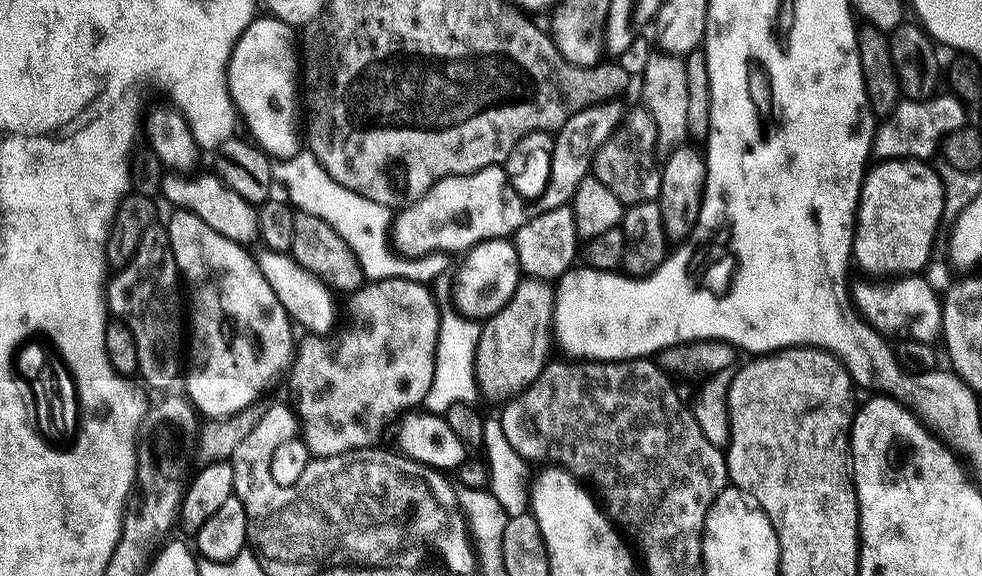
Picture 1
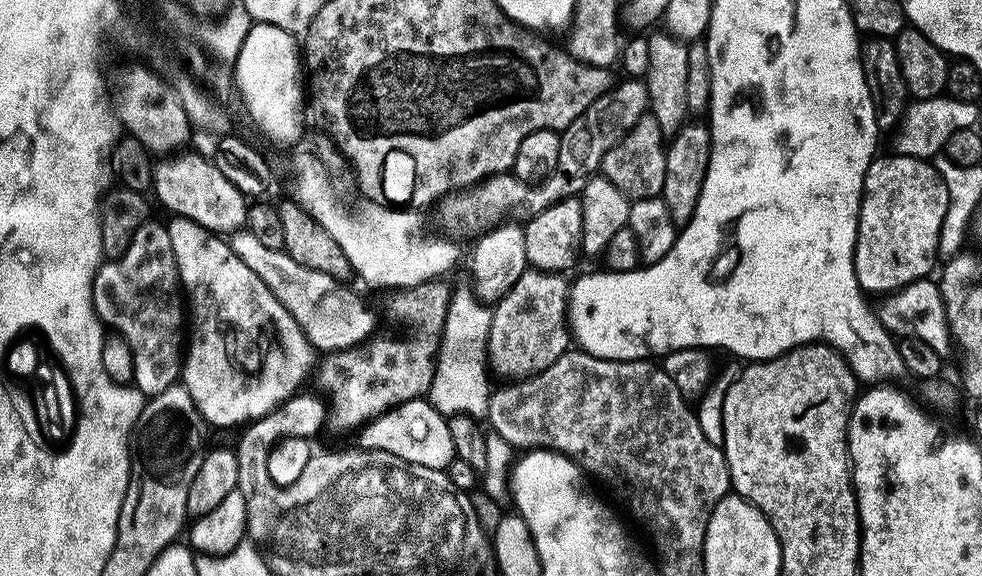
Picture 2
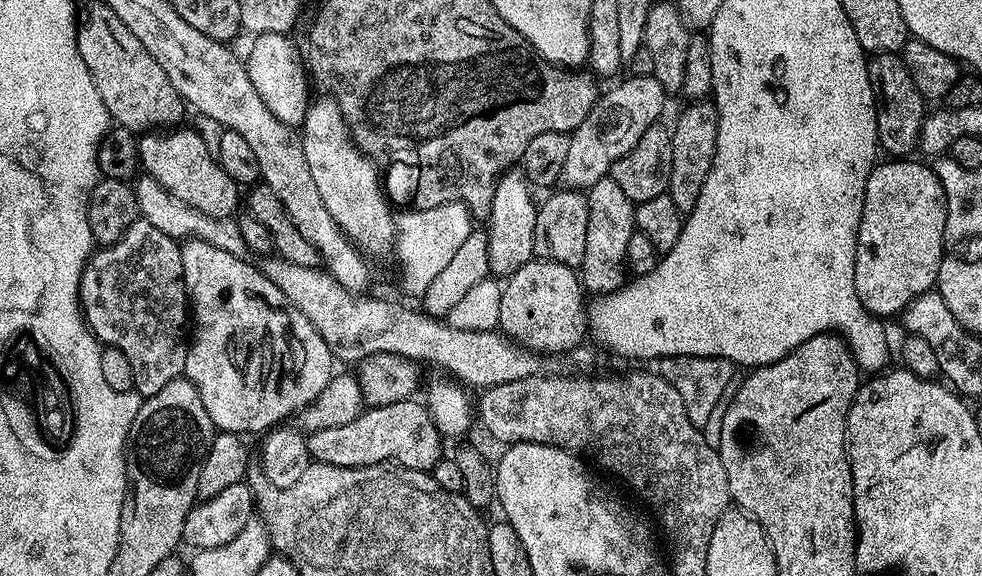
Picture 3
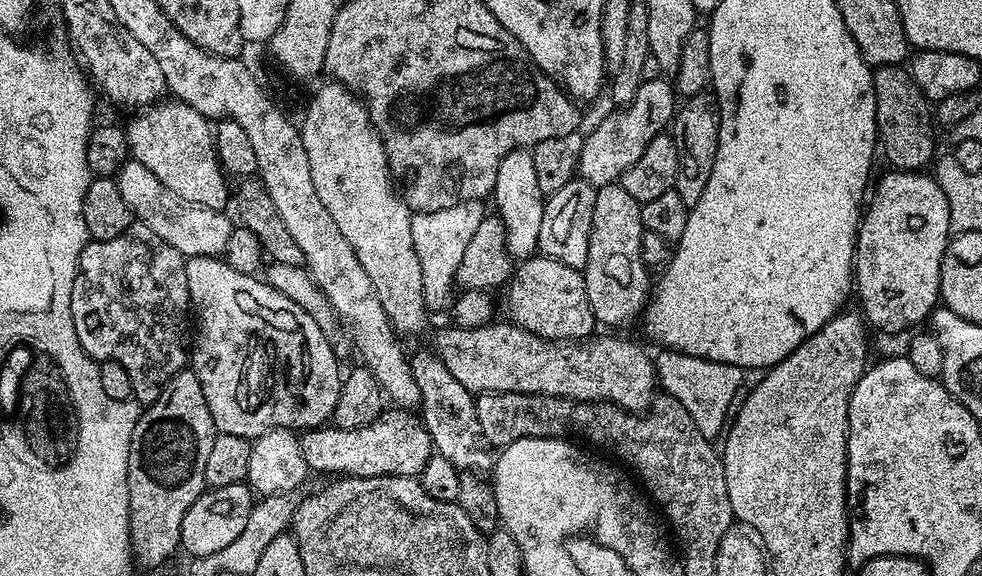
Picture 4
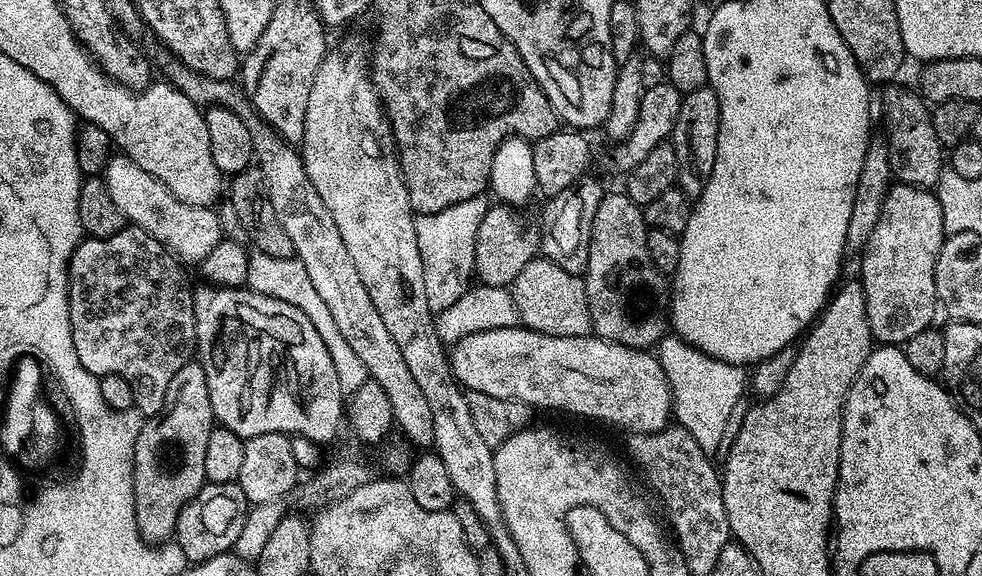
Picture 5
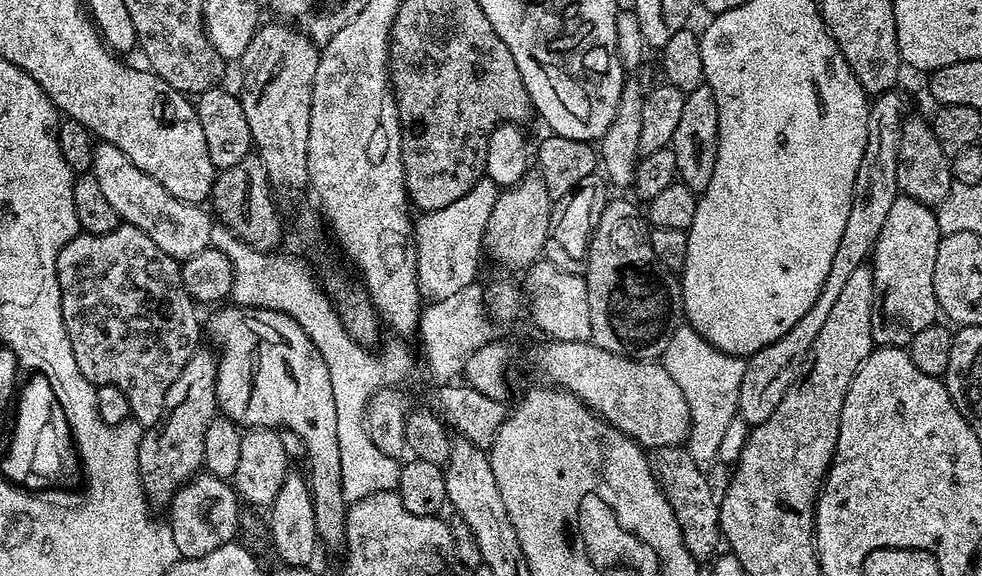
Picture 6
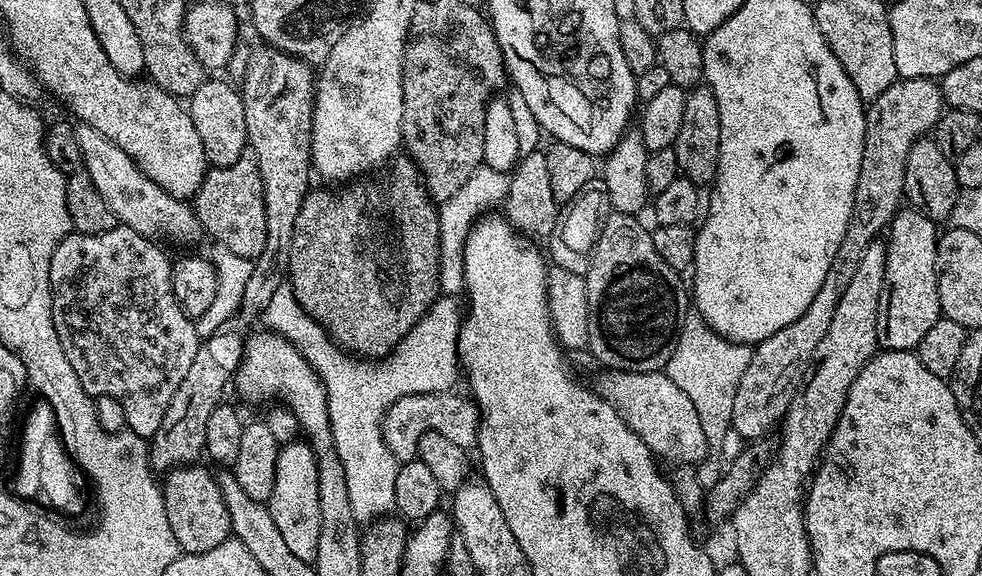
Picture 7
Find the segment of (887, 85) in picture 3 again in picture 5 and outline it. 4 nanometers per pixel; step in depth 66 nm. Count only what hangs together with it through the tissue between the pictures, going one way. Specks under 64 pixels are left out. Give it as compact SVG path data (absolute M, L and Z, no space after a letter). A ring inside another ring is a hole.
M888 86L883 89L884 92L884 128L886 133L886 143L888 145L888 157L890 158L890 166L892 167L893 177L901 184L909 184L915 188L926 188L929 190L935 189L940 180L940 174L946 168L946 149L940 143L938 134L934 134L934 126L932 125L932 108L926 103L923 95L919 91L913 90L911 92L908 88L892 88L896 86Z

